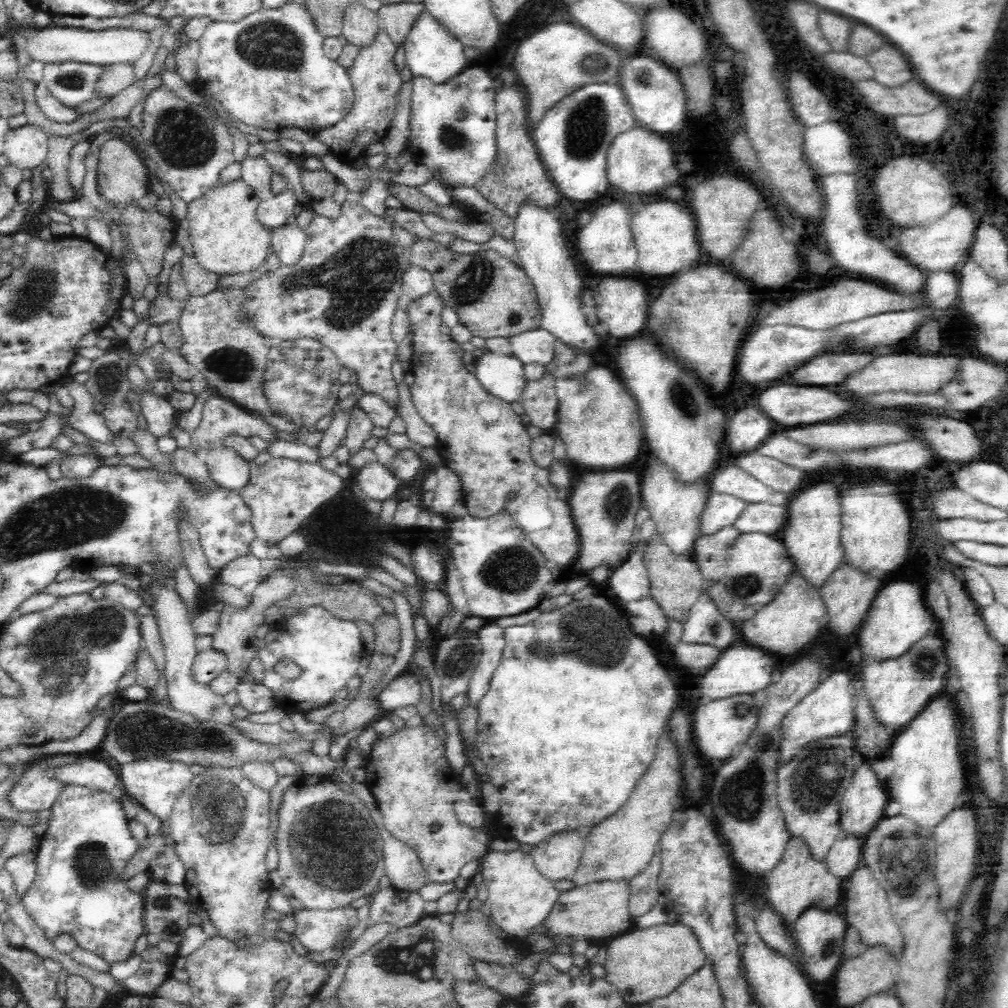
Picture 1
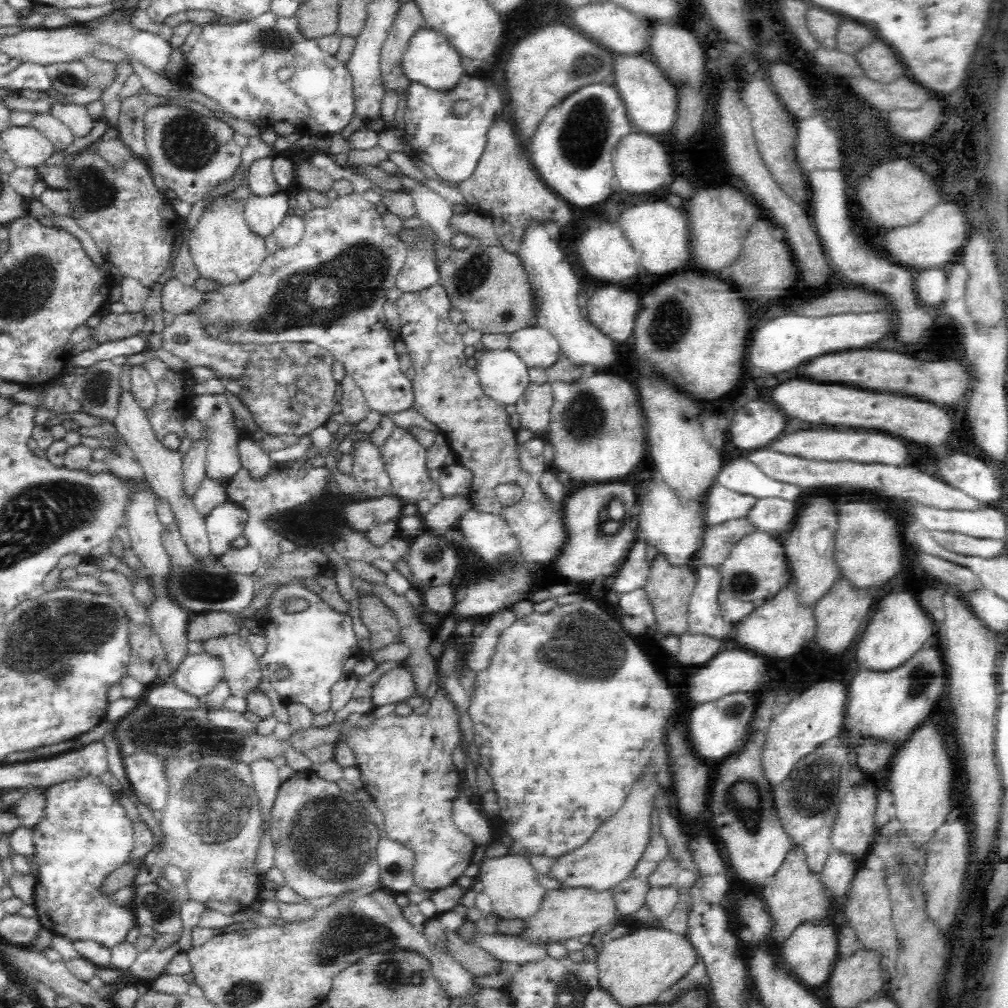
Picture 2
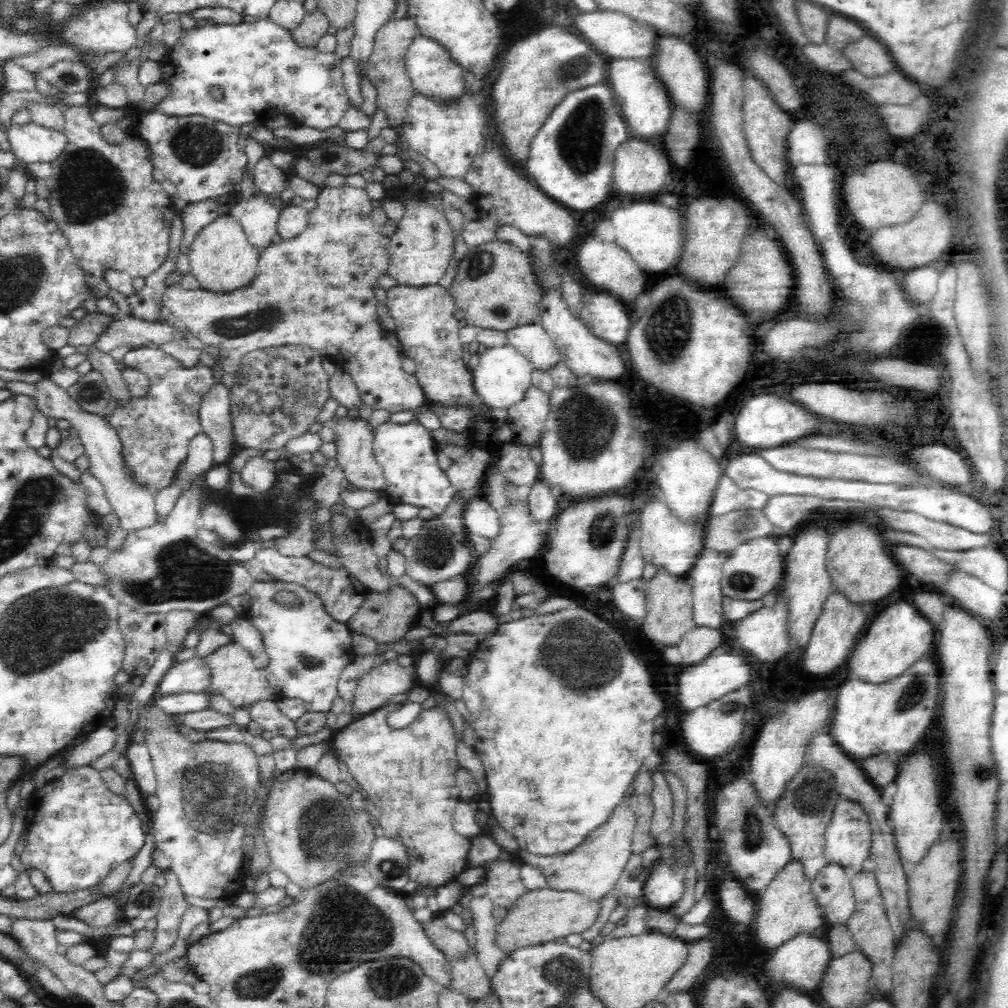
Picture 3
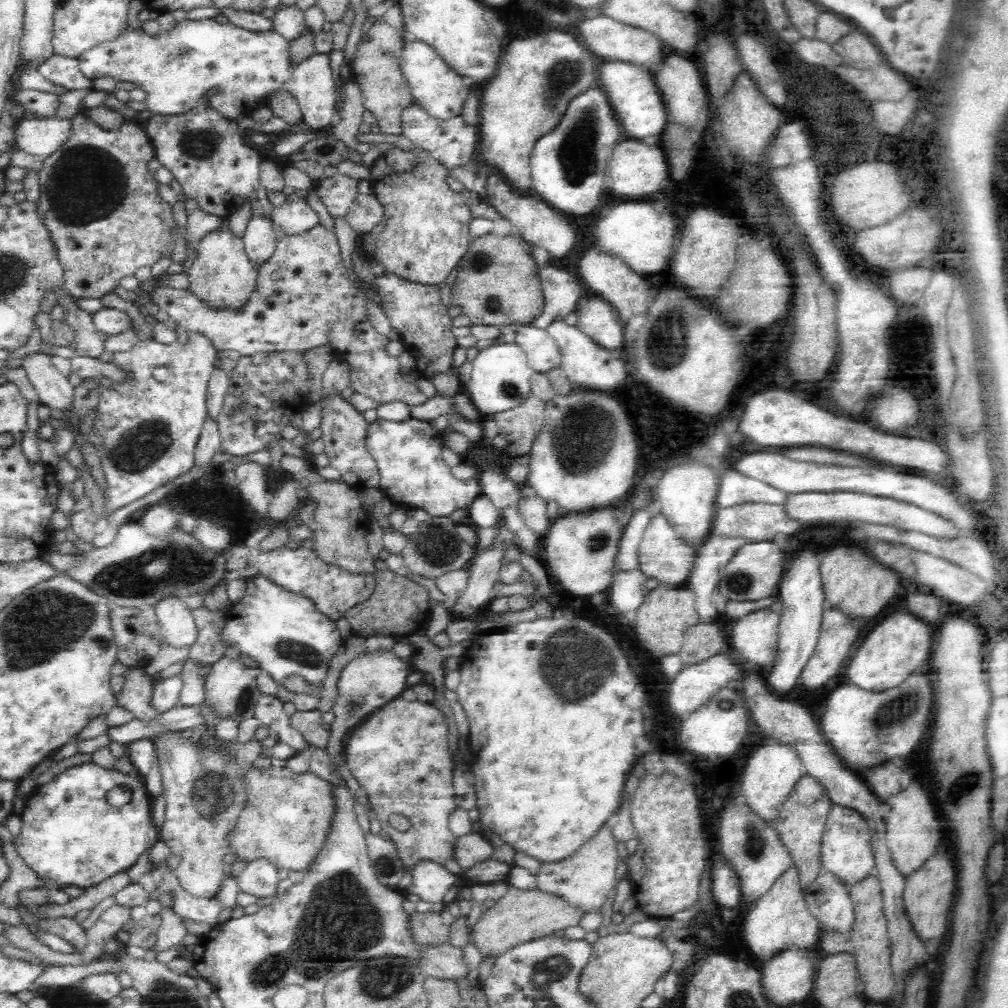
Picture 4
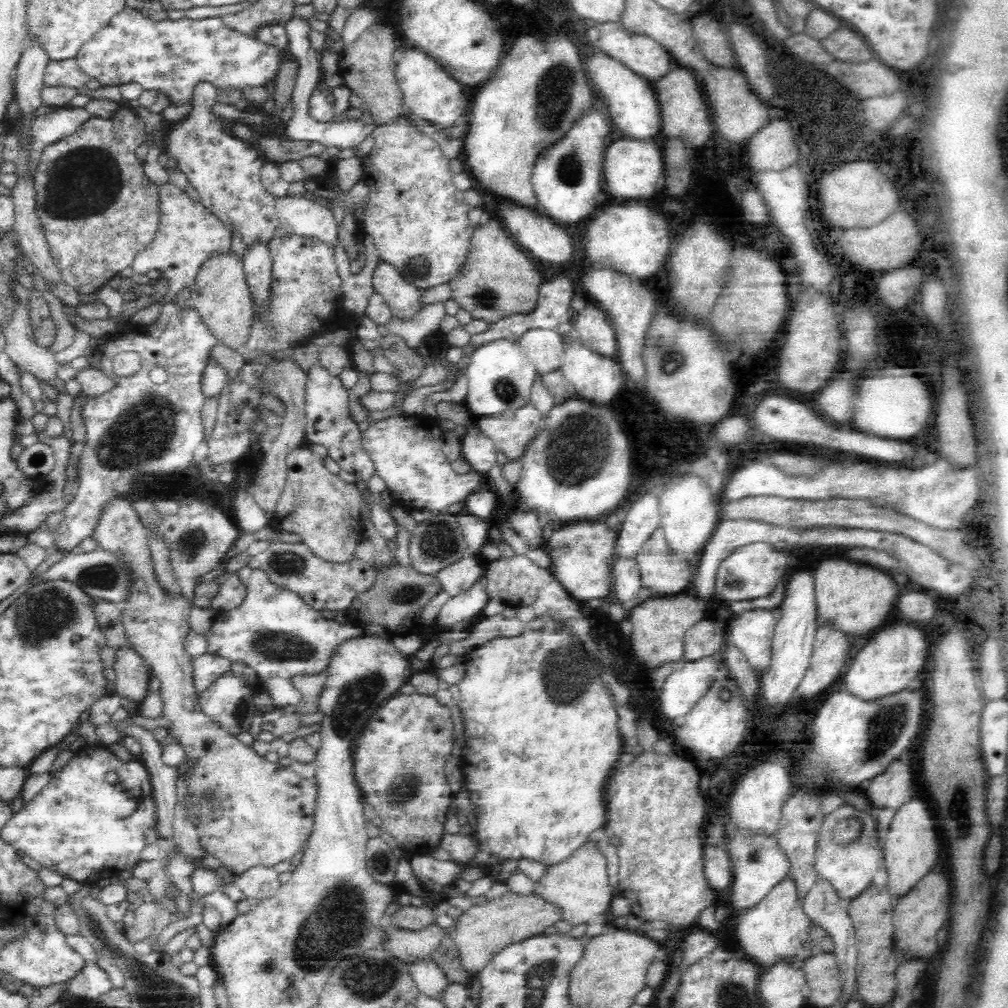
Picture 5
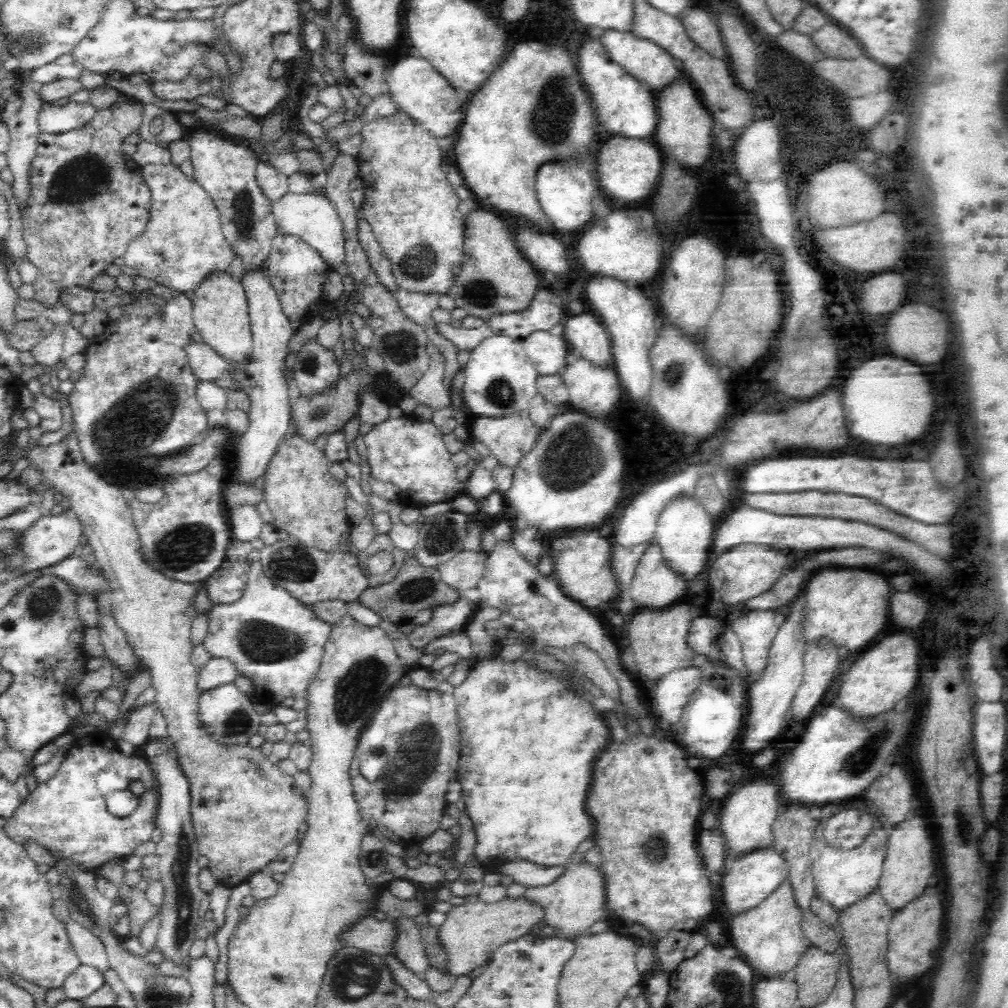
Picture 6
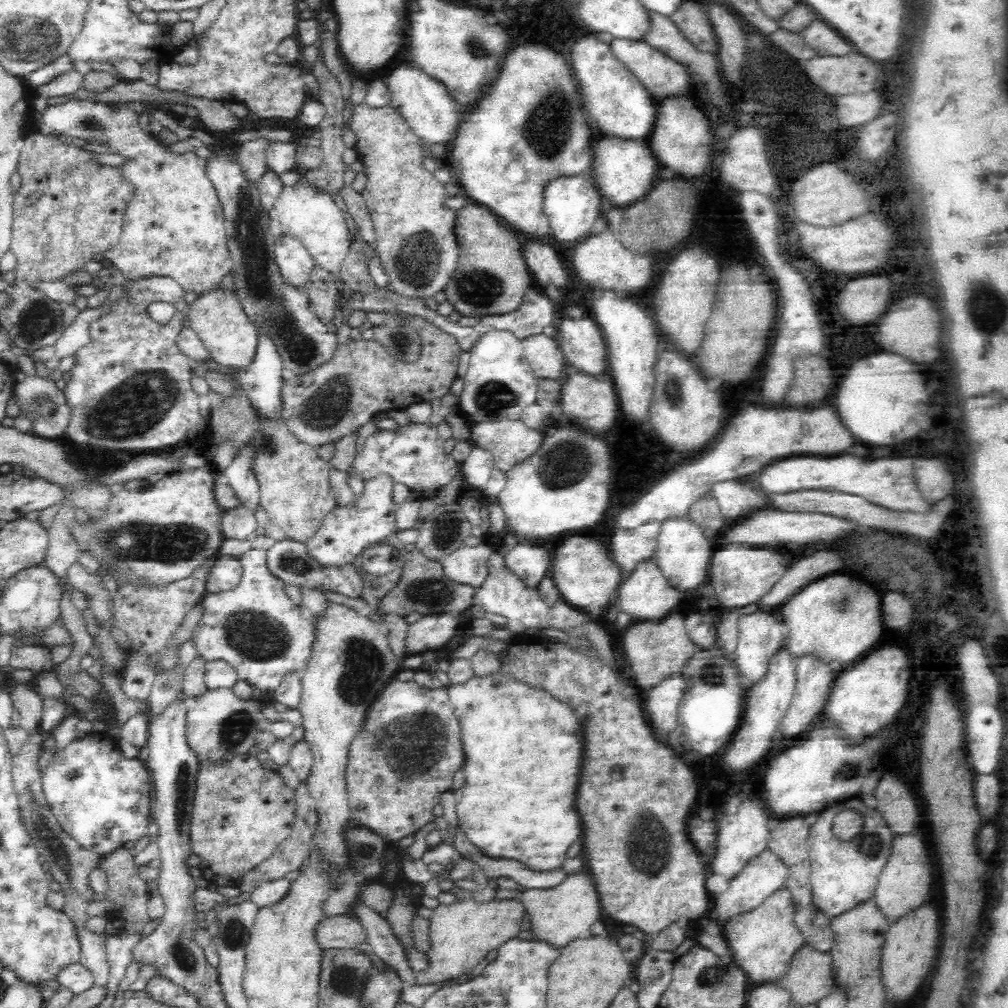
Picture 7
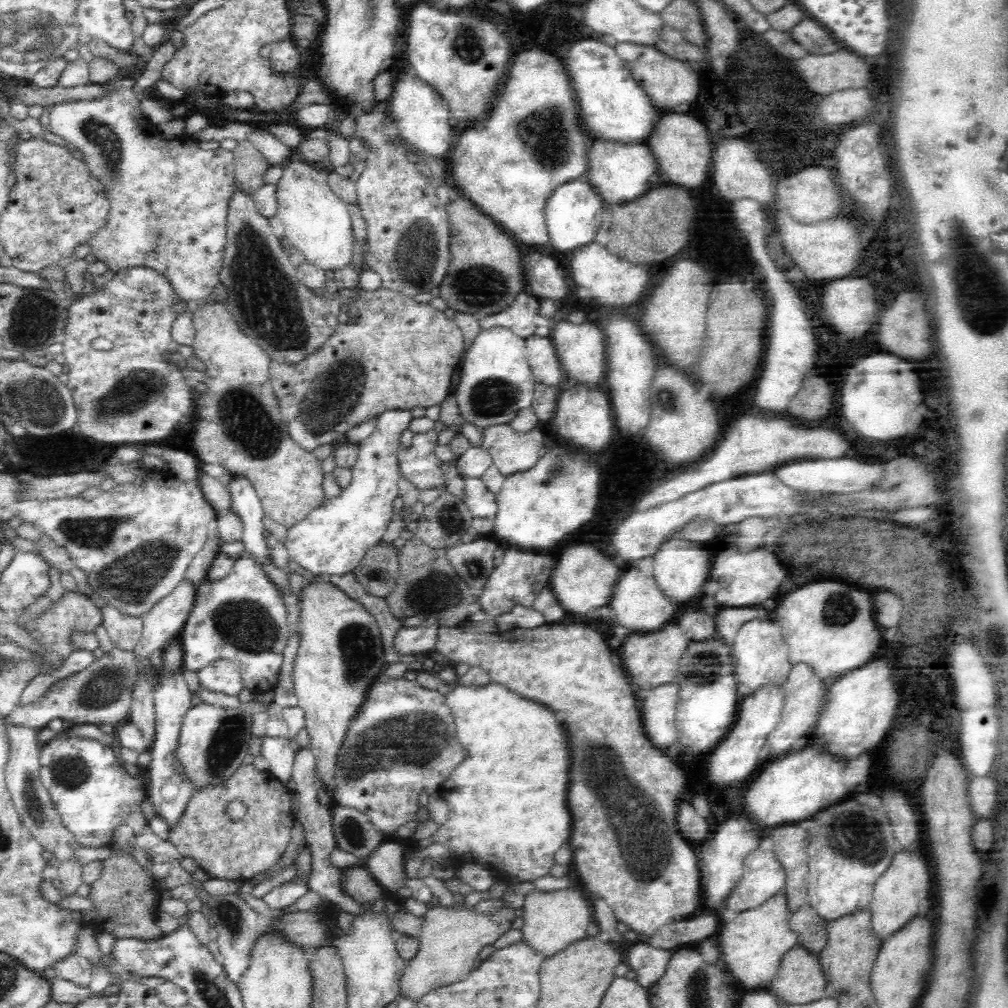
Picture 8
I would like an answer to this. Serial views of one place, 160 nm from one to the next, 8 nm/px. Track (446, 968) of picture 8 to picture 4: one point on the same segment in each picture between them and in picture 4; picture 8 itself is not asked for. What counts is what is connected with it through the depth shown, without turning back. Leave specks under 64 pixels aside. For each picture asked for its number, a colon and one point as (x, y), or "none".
4: (520, 915)
5: (480, 932)
6: (470, 933)
7: (460, 934)

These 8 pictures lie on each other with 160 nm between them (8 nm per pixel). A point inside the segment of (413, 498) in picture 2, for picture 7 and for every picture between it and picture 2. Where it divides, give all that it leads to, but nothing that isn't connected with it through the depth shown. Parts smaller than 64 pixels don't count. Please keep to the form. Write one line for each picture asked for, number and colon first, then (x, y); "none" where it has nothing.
3: (408, 454)
4: (408, 454)
5: (406, 452)
6: (404, 451)
7: (413, 454)

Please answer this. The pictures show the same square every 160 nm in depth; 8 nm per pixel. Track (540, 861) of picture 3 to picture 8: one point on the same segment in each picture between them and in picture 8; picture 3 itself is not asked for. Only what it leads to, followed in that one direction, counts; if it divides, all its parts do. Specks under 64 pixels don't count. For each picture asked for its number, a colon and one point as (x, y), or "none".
4: (584, 880)
5: (579, 887)
6: (571, 904)
7: (558, 915)
8: (552, 920)

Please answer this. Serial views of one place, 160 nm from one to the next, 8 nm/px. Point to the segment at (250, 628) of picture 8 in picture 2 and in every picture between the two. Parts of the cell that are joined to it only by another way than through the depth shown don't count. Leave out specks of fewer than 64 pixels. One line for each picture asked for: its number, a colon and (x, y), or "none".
2: (318, 645)
3: (307, 650)
4: (283, 633)
5: (273, 631)
6: (272, 638)
7: (255, 626)

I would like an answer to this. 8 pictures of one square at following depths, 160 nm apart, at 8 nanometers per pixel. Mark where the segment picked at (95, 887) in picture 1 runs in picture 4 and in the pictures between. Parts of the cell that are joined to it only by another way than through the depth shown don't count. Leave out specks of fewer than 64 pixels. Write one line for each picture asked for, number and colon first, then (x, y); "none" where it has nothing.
2: (84, 834)
3: (77, 830)
4: (70, 834)

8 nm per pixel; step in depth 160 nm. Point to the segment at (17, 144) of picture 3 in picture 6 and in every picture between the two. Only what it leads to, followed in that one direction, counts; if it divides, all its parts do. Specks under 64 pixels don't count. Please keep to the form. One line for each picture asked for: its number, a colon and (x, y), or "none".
4: (40, 137)
5: (50, 125)
6: (56, 119)

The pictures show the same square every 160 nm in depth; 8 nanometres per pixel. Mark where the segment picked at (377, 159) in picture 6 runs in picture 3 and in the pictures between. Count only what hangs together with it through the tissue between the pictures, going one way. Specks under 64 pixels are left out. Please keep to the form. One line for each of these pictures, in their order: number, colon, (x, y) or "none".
3: (419, 252)
4: (426, 234)
5: (417, 218)

